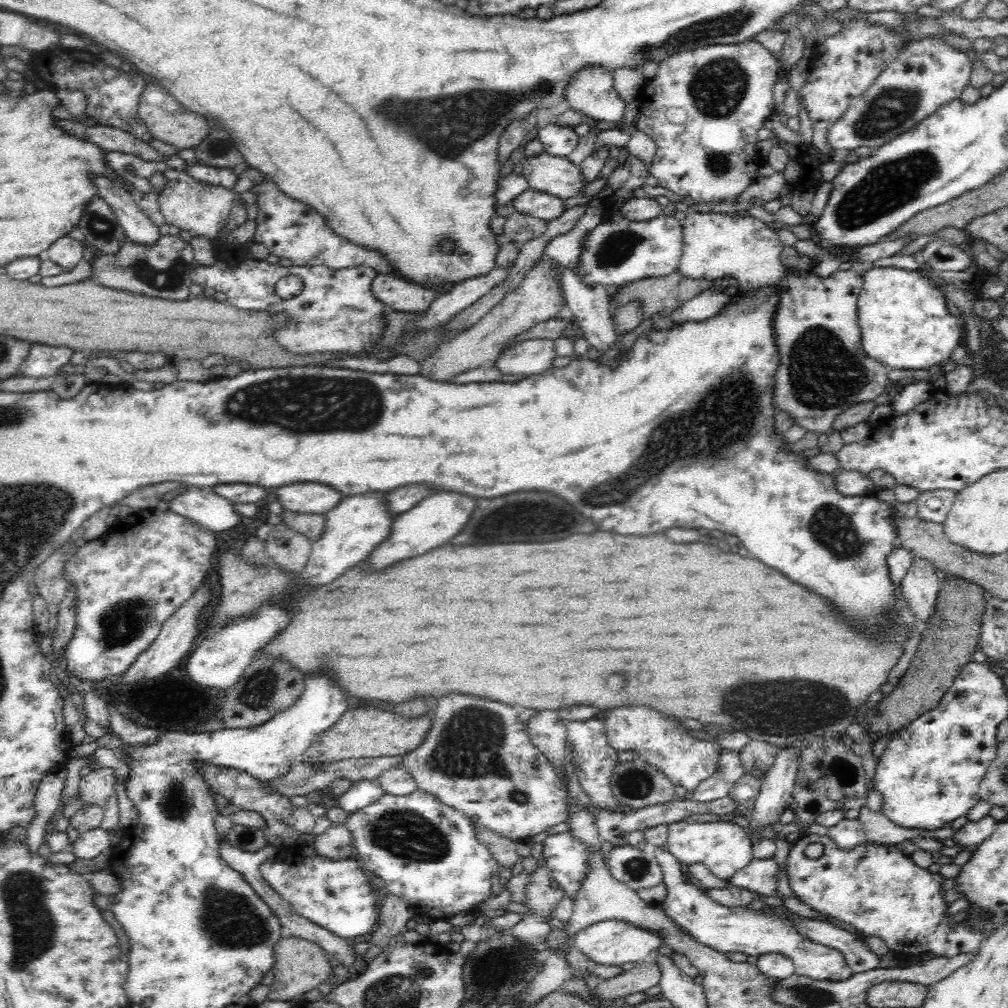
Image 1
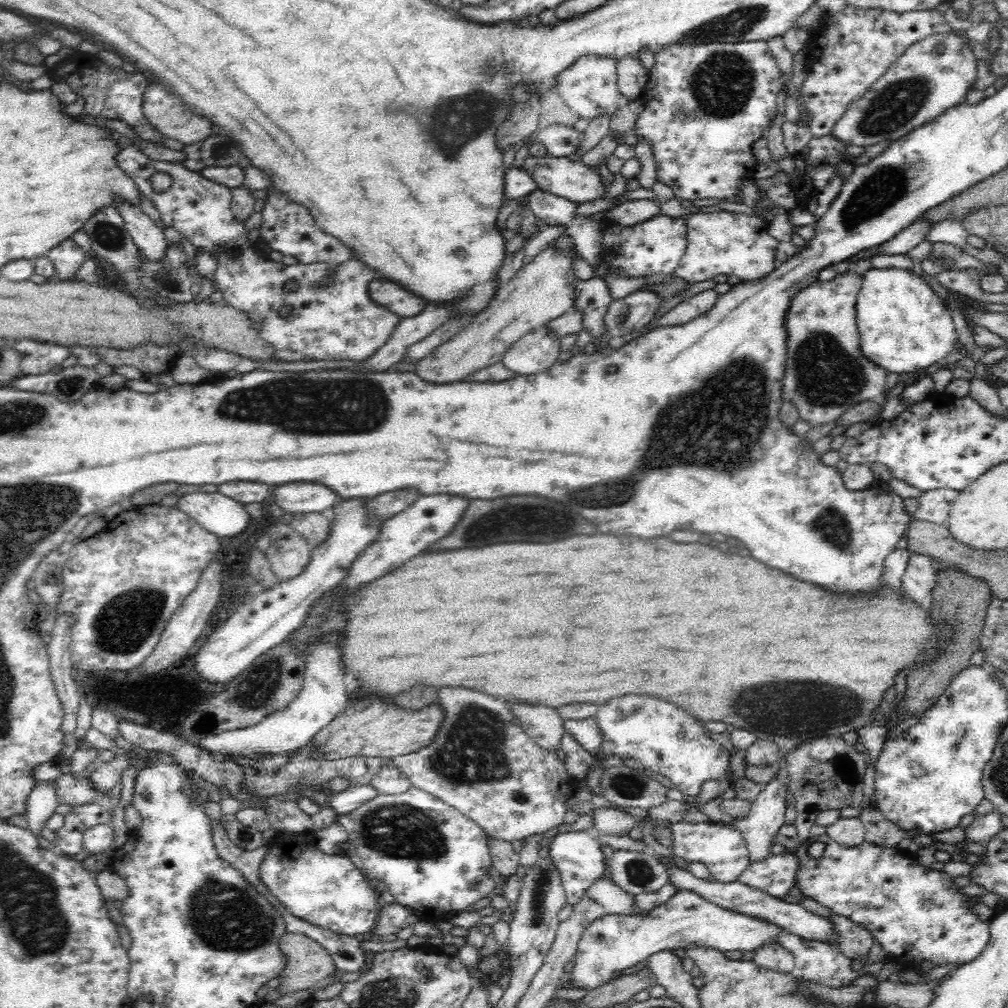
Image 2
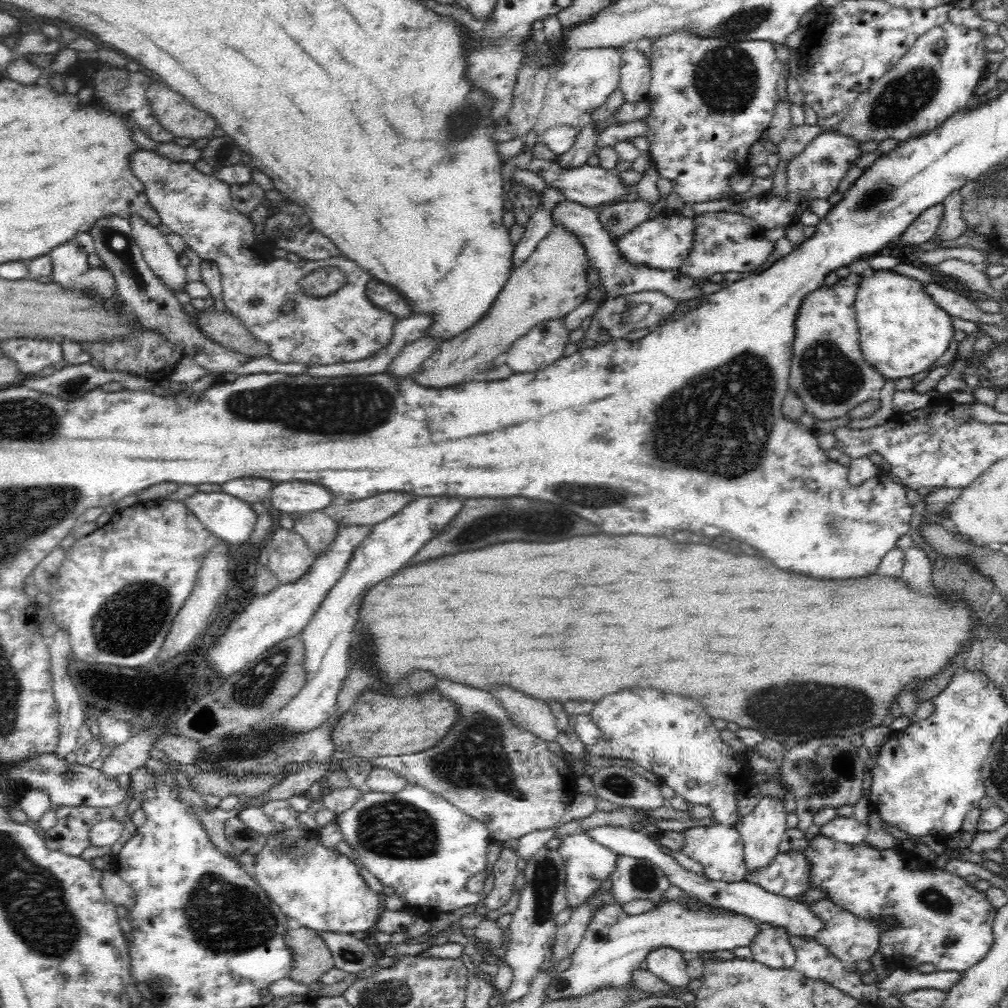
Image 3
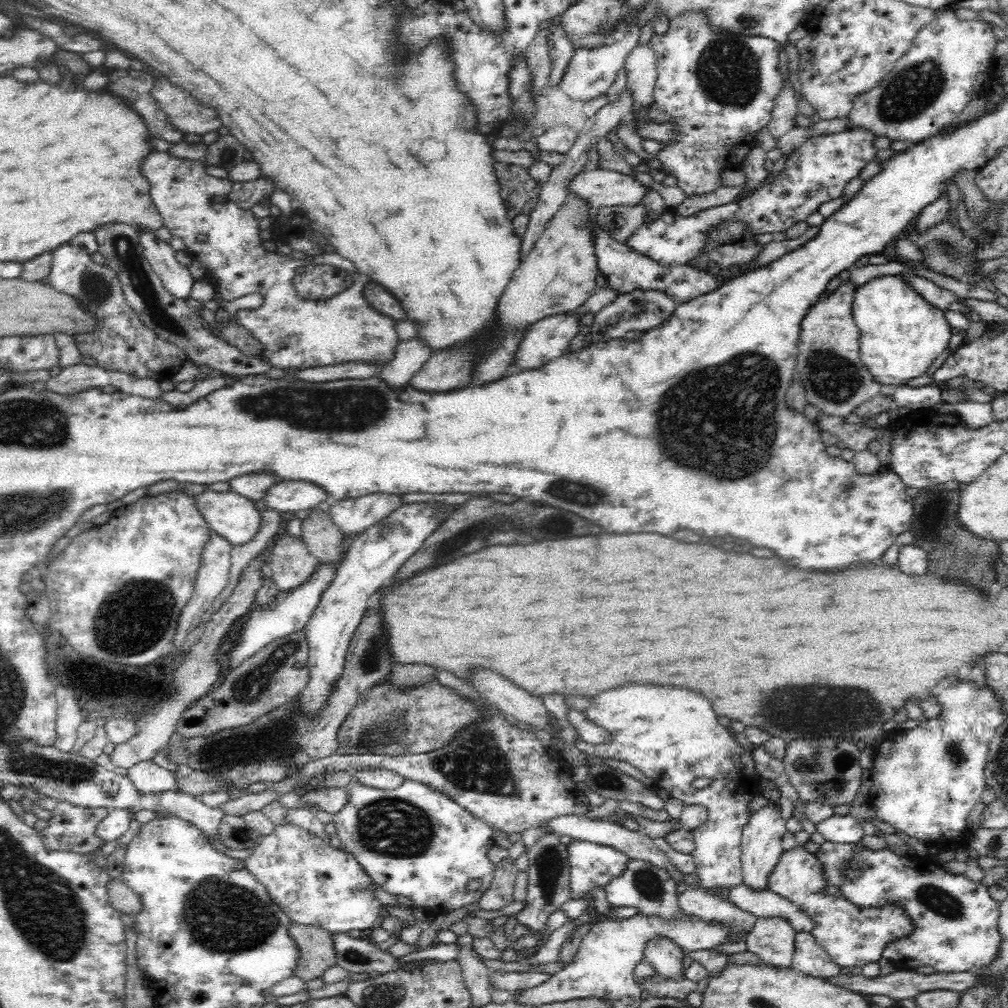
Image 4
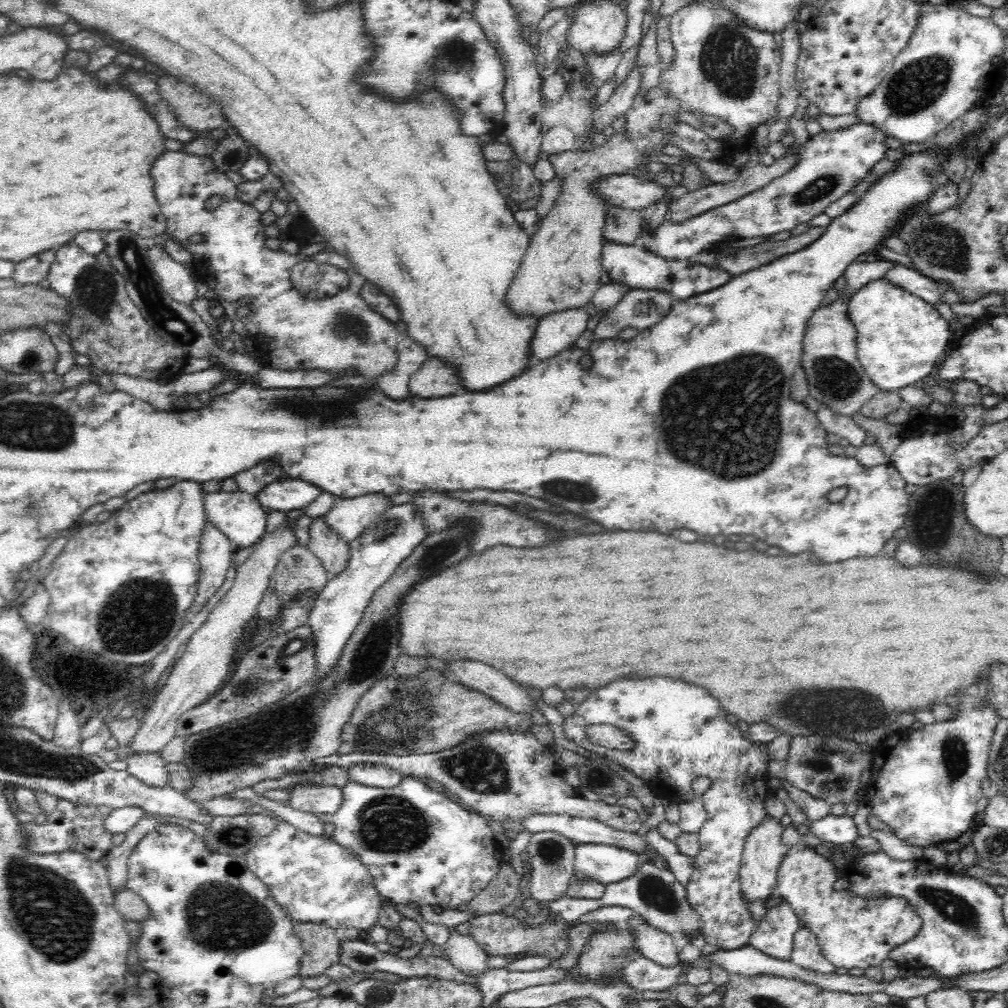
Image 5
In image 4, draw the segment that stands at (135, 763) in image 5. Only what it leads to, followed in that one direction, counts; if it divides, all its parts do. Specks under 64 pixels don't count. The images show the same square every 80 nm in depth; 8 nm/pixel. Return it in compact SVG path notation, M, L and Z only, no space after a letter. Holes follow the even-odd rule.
M151 761L132 766L128 777L132 781L134 789L140 795L151 795L168 791L182 793L177 787L175 774L168 772L168 770L163 770Z

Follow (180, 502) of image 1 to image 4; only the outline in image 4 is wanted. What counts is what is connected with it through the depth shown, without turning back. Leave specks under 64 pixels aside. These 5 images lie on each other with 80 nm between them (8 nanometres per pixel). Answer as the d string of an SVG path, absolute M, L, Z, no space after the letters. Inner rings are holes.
M206 490L194 497L194 505L196 505L198 513L204 517L210 530L226 538L232 546L245 545L258 532L261 513L254 507L252 501L241 497L238 493Z

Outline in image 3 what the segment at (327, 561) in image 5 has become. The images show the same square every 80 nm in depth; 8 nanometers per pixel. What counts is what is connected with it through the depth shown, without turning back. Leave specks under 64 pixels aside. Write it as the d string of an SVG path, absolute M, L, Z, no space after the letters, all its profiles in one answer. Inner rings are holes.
M321 511L304 513L293 522L296 531L306 542L313 555L324 552L336 538L337 521L331 520Z

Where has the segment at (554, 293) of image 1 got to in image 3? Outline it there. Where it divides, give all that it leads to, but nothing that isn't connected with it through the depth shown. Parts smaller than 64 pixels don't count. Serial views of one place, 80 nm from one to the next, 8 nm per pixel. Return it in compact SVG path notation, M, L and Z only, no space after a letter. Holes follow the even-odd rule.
M560 224L555 225L526 262L511 274L488 312L474 326L440 344L430 357L411 372L411 377L420 386L432 387L476 381L476 378L482 377L486 370L500 361L512 344L525 336L531 328L541 322L562 319L566 313L584 302L590 285L588 268L586 250L576 236Z

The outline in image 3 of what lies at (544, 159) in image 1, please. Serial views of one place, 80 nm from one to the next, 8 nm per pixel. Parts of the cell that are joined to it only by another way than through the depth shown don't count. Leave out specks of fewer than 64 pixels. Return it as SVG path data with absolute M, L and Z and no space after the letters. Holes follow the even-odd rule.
M531 151L520 152L519 155L515 156L514 160L522 169L530 170L530 172L538 175L544 181L545 188L557 189L564 199L580 204L583 207L599 207L618 200L623 194L636 190L636 186L624 187L615 171L603 169L600 166L588 165L588 163L568 168L561 165L559 157L555 157L553 160L541 160L536 158Z

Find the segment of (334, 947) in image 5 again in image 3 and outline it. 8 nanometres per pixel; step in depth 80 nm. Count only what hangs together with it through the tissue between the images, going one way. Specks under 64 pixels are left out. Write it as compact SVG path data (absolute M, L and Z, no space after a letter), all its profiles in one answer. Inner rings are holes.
M300 927L284 934L286 948L292 953L292 965L288 978L300 985L321 982L324 974L335 968L330 949L316 931Z

